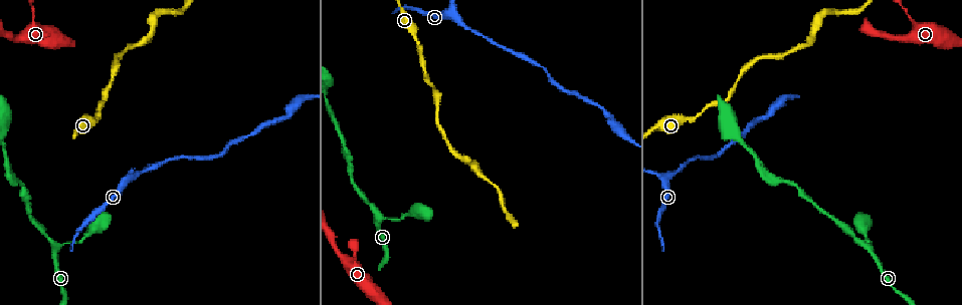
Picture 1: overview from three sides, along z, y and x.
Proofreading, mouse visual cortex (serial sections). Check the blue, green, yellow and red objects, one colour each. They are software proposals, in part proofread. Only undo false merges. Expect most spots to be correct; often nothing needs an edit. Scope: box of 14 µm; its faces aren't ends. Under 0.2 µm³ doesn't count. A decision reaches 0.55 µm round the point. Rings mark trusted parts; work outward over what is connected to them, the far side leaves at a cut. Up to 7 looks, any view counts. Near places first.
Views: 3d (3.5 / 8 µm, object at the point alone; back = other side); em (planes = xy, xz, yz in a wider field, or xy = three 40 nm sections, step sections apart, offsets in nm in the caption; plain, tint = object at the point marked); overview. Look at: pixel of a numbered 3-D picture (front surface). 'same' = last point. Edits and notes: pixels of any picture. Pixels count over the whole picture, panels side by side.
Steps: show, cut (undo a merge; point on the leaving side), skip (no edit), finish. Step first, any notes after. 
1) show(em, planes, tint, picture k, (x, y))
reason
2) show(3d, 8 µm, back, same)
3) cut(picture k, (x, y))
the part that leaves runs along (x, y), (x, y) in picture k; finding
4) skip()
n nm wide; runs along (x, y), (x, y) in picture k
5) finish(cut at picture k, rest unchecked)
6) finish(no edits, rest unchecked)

show(3d, 8 µm, picture 1, (22, 40))
sudden change in width

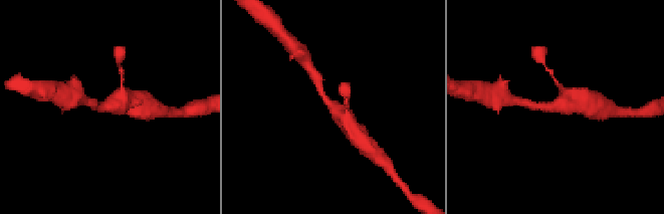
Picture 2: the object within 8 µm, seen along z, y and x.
show(em, xy, step 2, tint, picture 2, (107, 107))
arms of 250, 600 nm

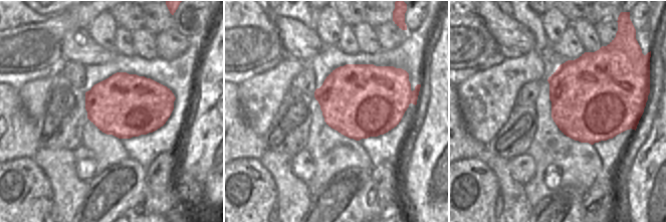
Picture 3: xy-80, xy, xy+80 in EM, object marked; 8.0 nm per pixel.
skip()
runs along (350, 125), (326, 100), (318, 79) in picture 2; continuous, no second cell

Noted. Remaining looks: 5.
show(3d, 8 µm, back, picture 1, (819, 13))
abrupt turn

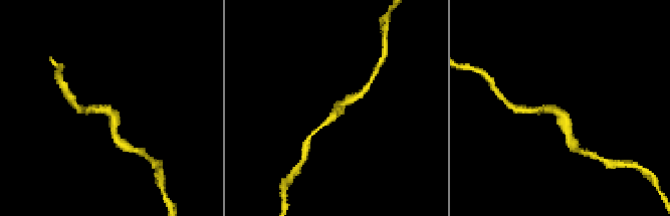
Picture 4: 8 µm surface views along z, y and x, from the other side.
show(em, xy, step 5, tint, picture 4, (114, 115))

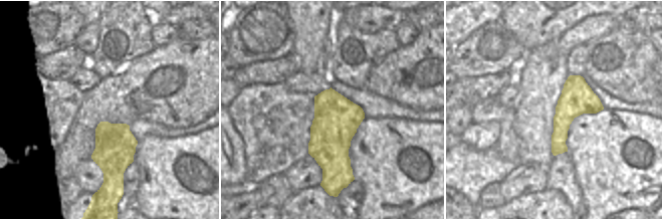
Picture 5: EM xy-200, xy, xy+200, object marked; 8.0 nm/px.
skip()
one cell here

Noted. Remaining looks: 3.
show(3d, 3.5 µm, picture 1, (54, 251))
narrows sharply

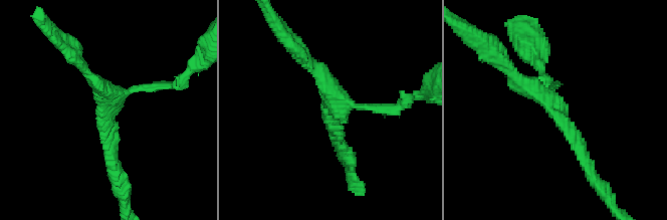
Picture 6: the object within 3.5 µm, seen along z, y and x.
show(em, xy, step 2, tint, picture 6, (331, 108))
need the tissue

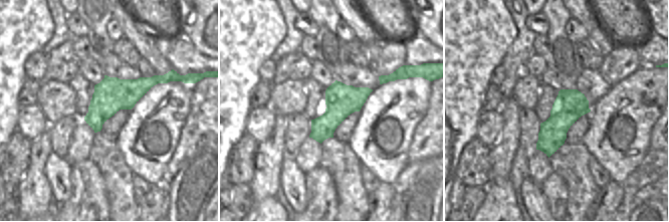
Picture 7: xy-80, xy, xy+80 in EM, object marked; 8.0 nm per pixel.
show(em, xy, step 5, tint, same)
cut it another way

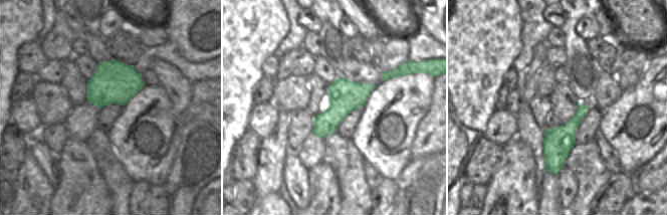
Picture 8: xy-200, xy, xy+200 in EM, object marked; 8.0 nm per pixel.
skip()
runs along (586, 162), (544, 94), (508, 69) in picture 6; continuous, no second cell

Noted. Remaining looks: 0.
finish(no edits, rest unchecked)

